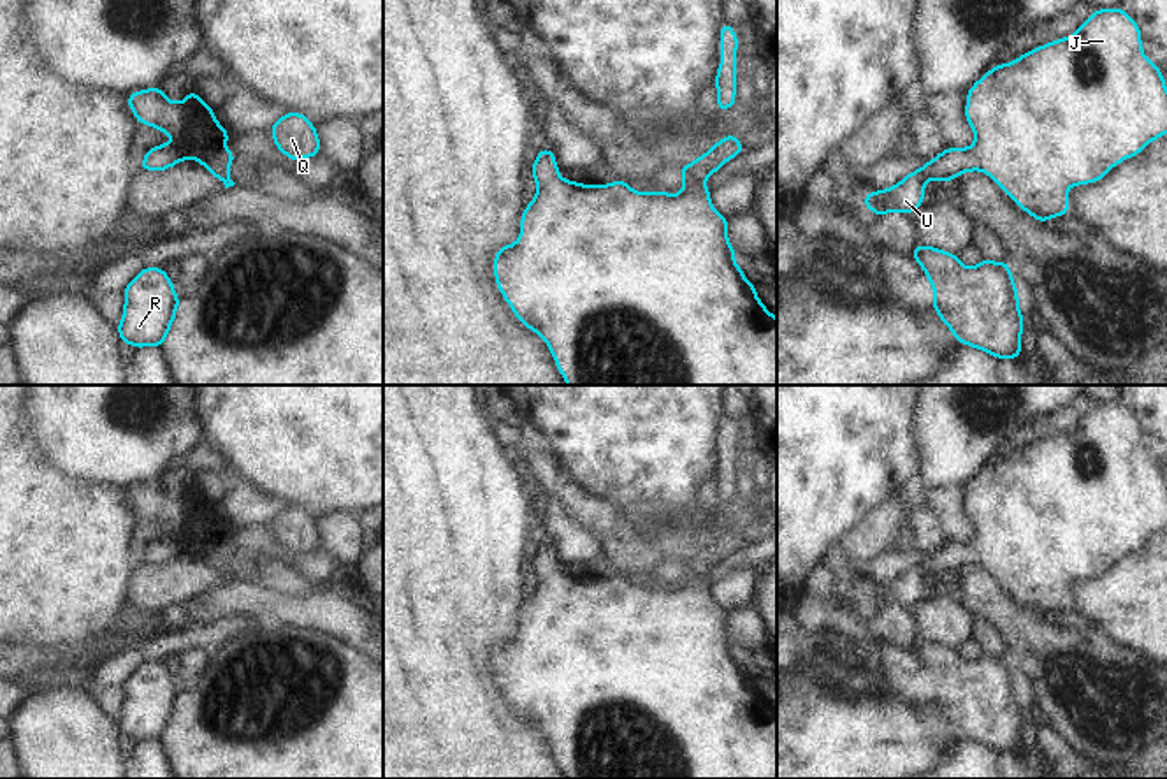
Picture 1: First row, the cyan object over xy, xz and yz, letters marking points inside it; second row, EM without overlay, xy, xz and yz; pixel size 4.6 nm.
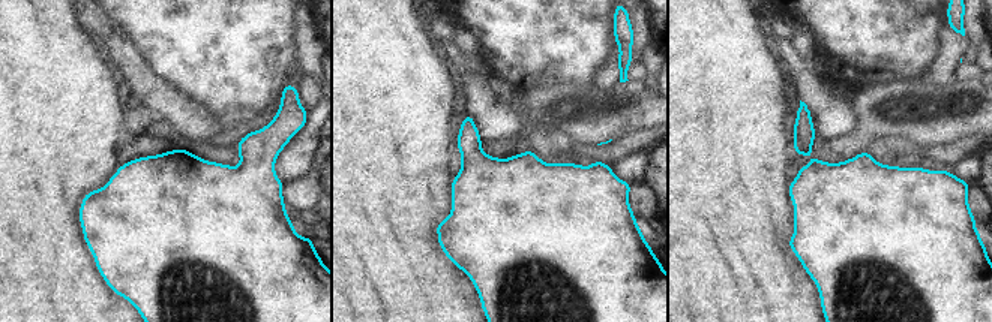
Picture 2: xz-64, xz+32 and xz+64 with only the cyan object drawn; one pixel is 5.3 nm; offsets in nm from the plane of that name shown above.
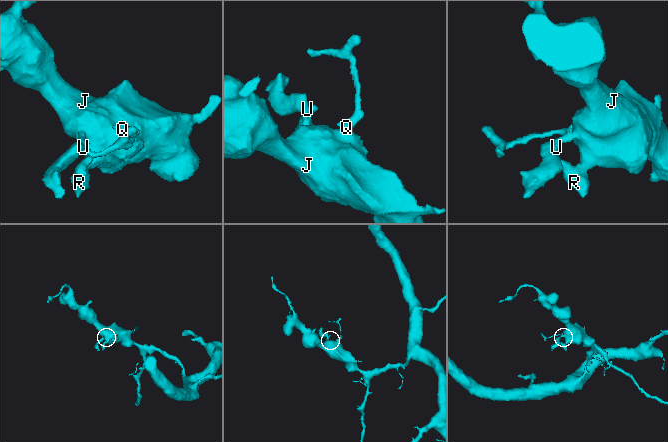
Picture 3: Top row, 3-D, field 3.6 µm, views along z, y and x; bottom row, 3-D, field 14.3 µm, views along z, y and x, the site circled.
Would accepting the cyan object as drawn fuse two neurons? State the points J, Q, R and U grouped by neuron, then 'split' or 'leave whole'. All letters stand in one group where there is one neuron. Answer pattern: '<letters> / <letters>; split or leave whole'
J Q R U; leave whole

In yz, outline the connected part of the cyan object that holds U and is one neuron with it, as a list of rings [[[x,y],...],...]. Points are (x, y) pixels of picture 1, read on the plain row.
[[[1097,403],[1074,429],[1063,431],[1053,436],[1047,436],[1040,441],[1035,441],[1014,455],[1007,459],[997,457],[989,466],[986,466],[974,480],[967,485],[967,501],[965,512],[974,524],[975,536],[970,542],[946,542],[940,549],[937,549],[931,556],[926,556],[921,563],[907,568],[900,577],[889,580],[886,584],[875,586],[872,584],[861,598],[870,601],[877,614],[889,607],[900,605],[914,608],[914,605],[924,594],[924,577],[928,573],[937,575],[953,575],[956,570],[970,564],[986,566],[1021,603],[1032,608],[1037,615],[1047,615],[1053,610],[1069,608],[1069,593],[1067,584],[1070,580],[1086,579],[1100,575],[1116,557],[1139,549],[1151,535],[1167,528],[1167,482],[1162,464],[1151,457],[1144,447],[1141,438],[1141,422],[1139,419],[1121,403]]]

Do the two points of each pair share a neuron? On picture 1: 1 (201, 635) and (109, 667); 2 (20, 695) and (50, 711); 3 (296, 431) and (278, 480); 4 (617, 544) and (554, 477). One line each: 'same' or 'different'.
1: same
2: different
3: same
4: same

